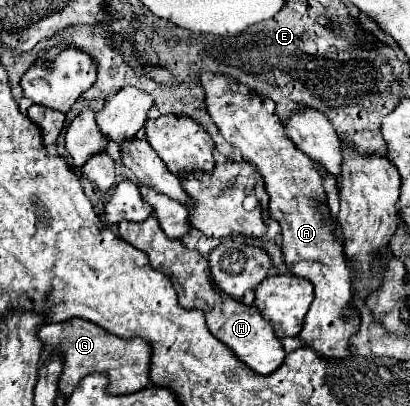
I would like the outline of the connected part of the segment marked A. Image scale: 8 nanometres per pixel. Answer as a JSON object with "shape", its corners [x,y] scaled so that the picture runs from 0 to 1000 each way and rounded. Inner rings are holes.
{"shape":[[[493,180],[488,204],[502,224],[502,268],[541,337],[585,367],[595,397],[615,401],[644,441],[644,461],[659,485],[654,525],[688,559],[688,623],[702,663],[766,702],[766,741],[727,835],[785,884],[859,879],[854,830],[878,810],[878,771],[859,756],[859,692],[834,589],[815,574],[820,549],[810,539],[790,539],[771,520],[771,500],[795,495],[785,436],[741,372],[698,337],[693,308],[668,278],[663,244],[629,234],[556,185]]]}

